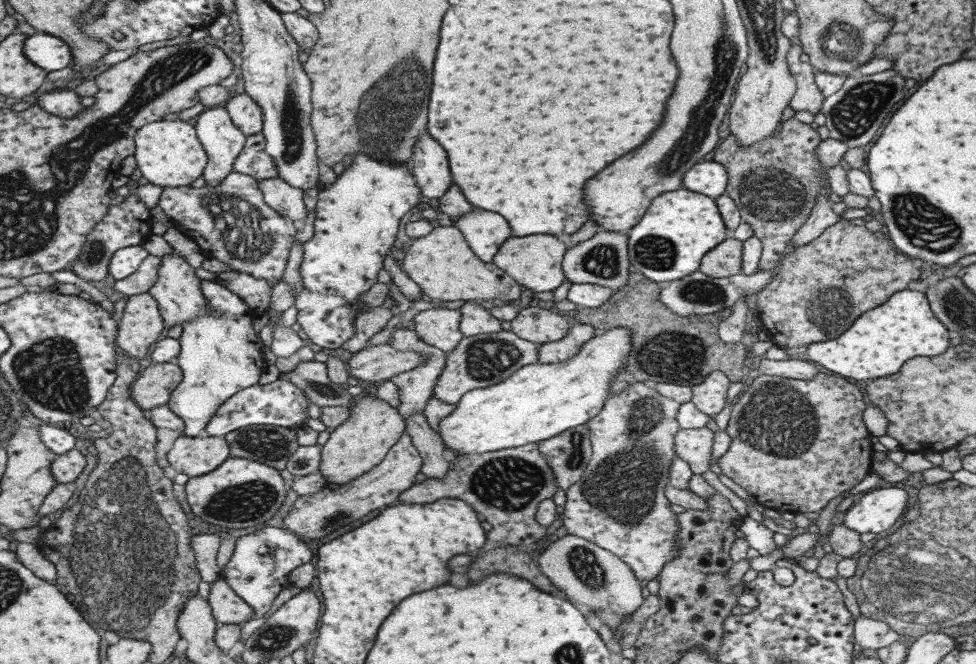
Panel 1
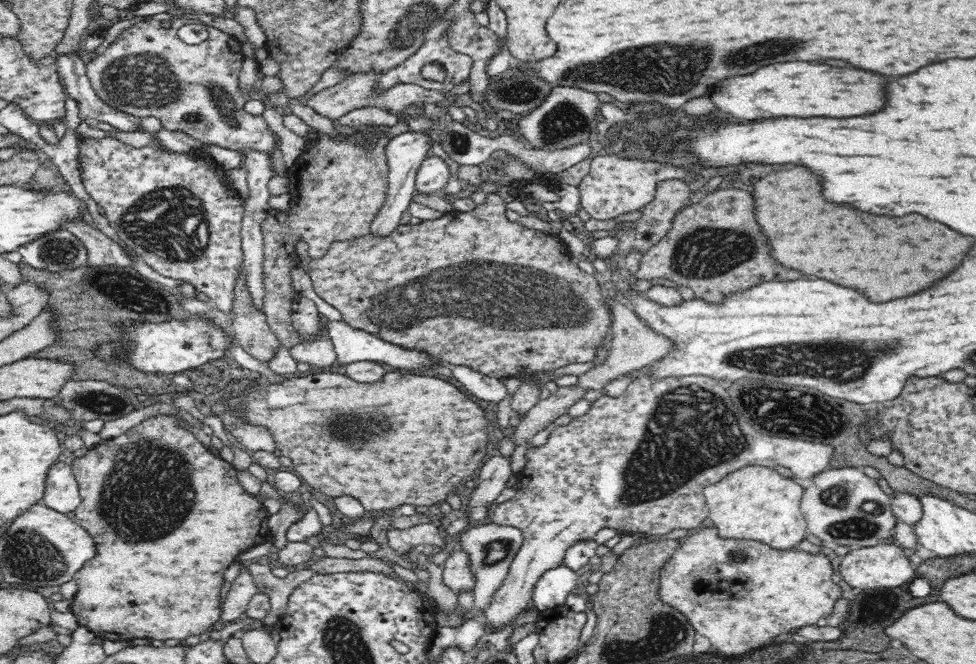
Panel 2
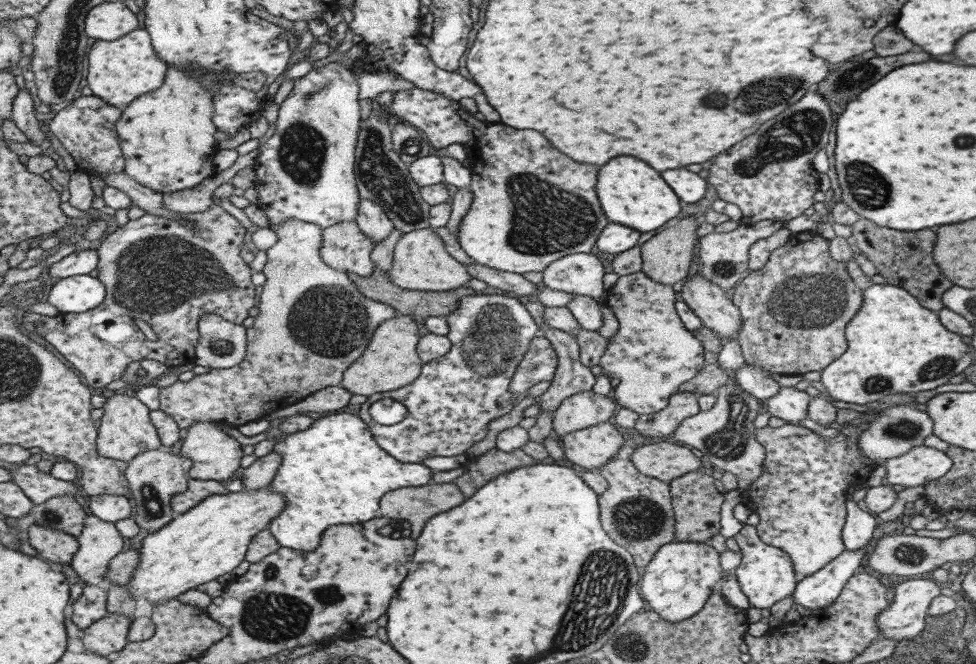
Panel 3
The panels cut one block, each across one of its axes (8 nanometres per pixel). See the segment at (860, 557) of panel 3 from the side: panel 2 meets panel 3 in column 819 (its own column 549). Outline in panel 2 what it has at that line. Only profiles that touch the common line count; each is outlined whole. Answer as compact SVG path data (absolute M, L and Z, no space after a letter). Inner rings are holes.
M566 564L546 570L534 586L533 606L538 611L562 606L570 591L577 586L578 580L579 576Z

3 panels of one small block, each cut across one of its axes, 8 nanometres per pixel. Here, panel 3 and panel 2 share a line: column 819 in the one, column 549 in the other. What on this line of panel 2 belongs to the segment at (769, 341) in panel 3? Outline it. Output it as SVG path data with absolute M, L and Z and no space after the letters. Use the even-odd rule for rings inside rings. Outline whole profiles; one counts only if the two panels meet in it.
M488 193L485 200L484 204L478 205L471 212L452 211L438 220L422 221L419 225L399 225L388 237L374 237L369 233L354 241L334 242L326 255L309 261L308 275L312 279L316 294L339 310L342 320L354 328L365 330L402 349L428 353L430 357L440 360L443 364L470 367L490 378L519 376L522 368L527 374L532 374L532 372L555 371L560 366L568 366L574 362L592 362L597 357L597 348L611 333L611 298L607 296L607 290L602 290L593 274L580 270L577 260L572 257L566 244L563 244L558 236L542 232L534 233L518 222L507 220L507 203L497 193Z

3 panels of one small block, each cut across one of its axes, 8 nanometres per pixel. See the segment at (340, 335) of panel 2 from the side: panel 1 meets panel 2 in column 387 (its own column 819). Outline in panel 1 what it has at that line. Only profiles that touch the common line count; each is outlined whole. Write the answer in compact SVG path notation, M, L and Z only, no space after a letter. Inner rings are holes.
M904 289L892 294L878 308L860 314L839 338L808 344L805 356L836 375L868 382L898 372L900 366L914 356L943 354L950 347L951 337L948 328L930 310L926 294Z

